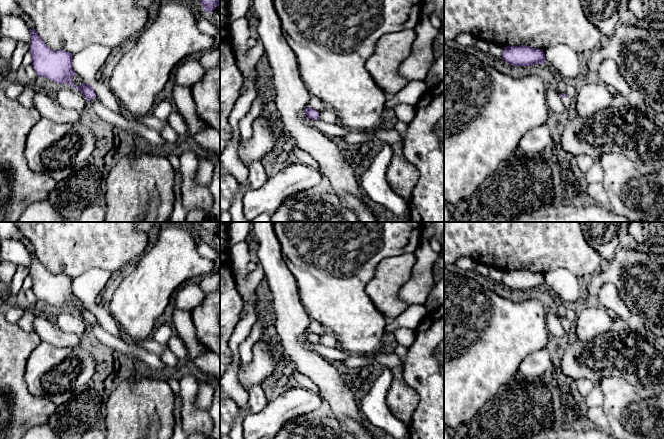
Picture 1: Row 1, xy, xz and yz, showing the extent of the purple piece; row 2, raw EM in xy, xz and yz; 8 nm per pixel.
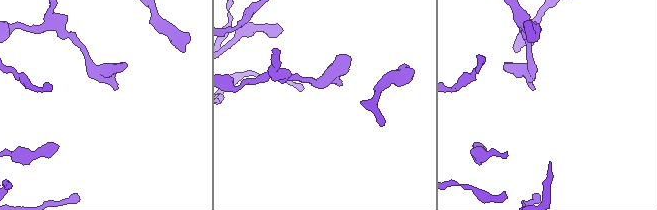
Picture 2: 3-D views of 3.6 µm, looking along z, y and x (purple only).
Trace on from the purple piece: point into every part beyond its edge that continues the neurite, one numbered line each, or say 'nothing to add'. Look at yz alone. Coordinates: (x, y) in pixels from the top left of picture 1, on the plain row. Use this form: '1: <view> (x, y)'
1: yz (567, 325)

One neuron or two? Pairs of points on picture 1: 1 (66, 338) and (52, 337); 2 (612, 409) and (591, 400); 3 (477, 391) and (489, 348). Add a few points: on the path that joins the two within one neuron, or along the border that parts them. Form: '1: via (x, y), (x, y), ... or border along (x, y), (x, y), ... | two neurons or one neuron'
1: via (63, 338), (55, 337) | one neuron
2: border along (597, 383), (603, 395), (602, 406) | two neurons
3: via (477, 380), (478, 359) | one neuron

